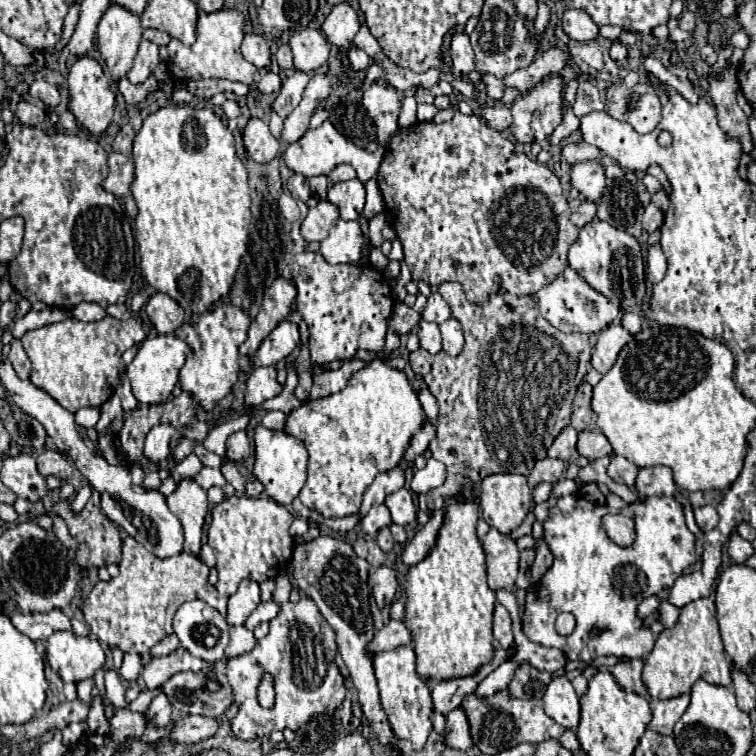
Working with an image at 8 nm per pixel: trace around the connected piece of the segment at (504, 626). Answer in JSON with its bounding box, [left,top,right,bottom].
[493,604,514,648]

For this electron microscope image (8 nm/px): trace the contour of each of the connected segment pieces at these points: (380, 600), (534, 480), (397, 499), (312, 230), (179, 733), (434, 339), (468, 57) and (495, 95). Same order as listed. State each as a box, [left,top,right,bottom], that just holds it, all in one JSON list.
[[372,566,398,608],[528,458,566,488],[384,488,418,526],[302,200,340,242],[170,716,218,744],[418,320,442,354],[450,32,474,76],[482,74,504,100]]

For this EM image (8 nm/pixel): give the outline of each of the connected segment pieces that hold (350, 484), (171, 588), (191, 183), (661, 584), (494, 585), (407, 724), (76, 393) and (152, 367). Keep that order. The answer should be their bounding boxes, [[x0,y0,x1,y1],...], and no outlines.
[[284,360,424,518],[84,538,228,654],[132,104,250,312],[522,494,698,662],[482,528,518,590],[374,646,432,750],[22,316,144,412],[126,334,190,404]]

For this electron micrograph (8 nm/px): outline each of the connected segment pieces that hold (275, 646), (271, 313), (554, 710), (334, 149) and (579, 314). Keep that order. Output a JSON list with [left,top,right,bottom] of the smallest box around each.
[[226,596,346,740],[240,278,296,356],[544,676,580,730],[284,122,384,182],[536,266,618,332]]

